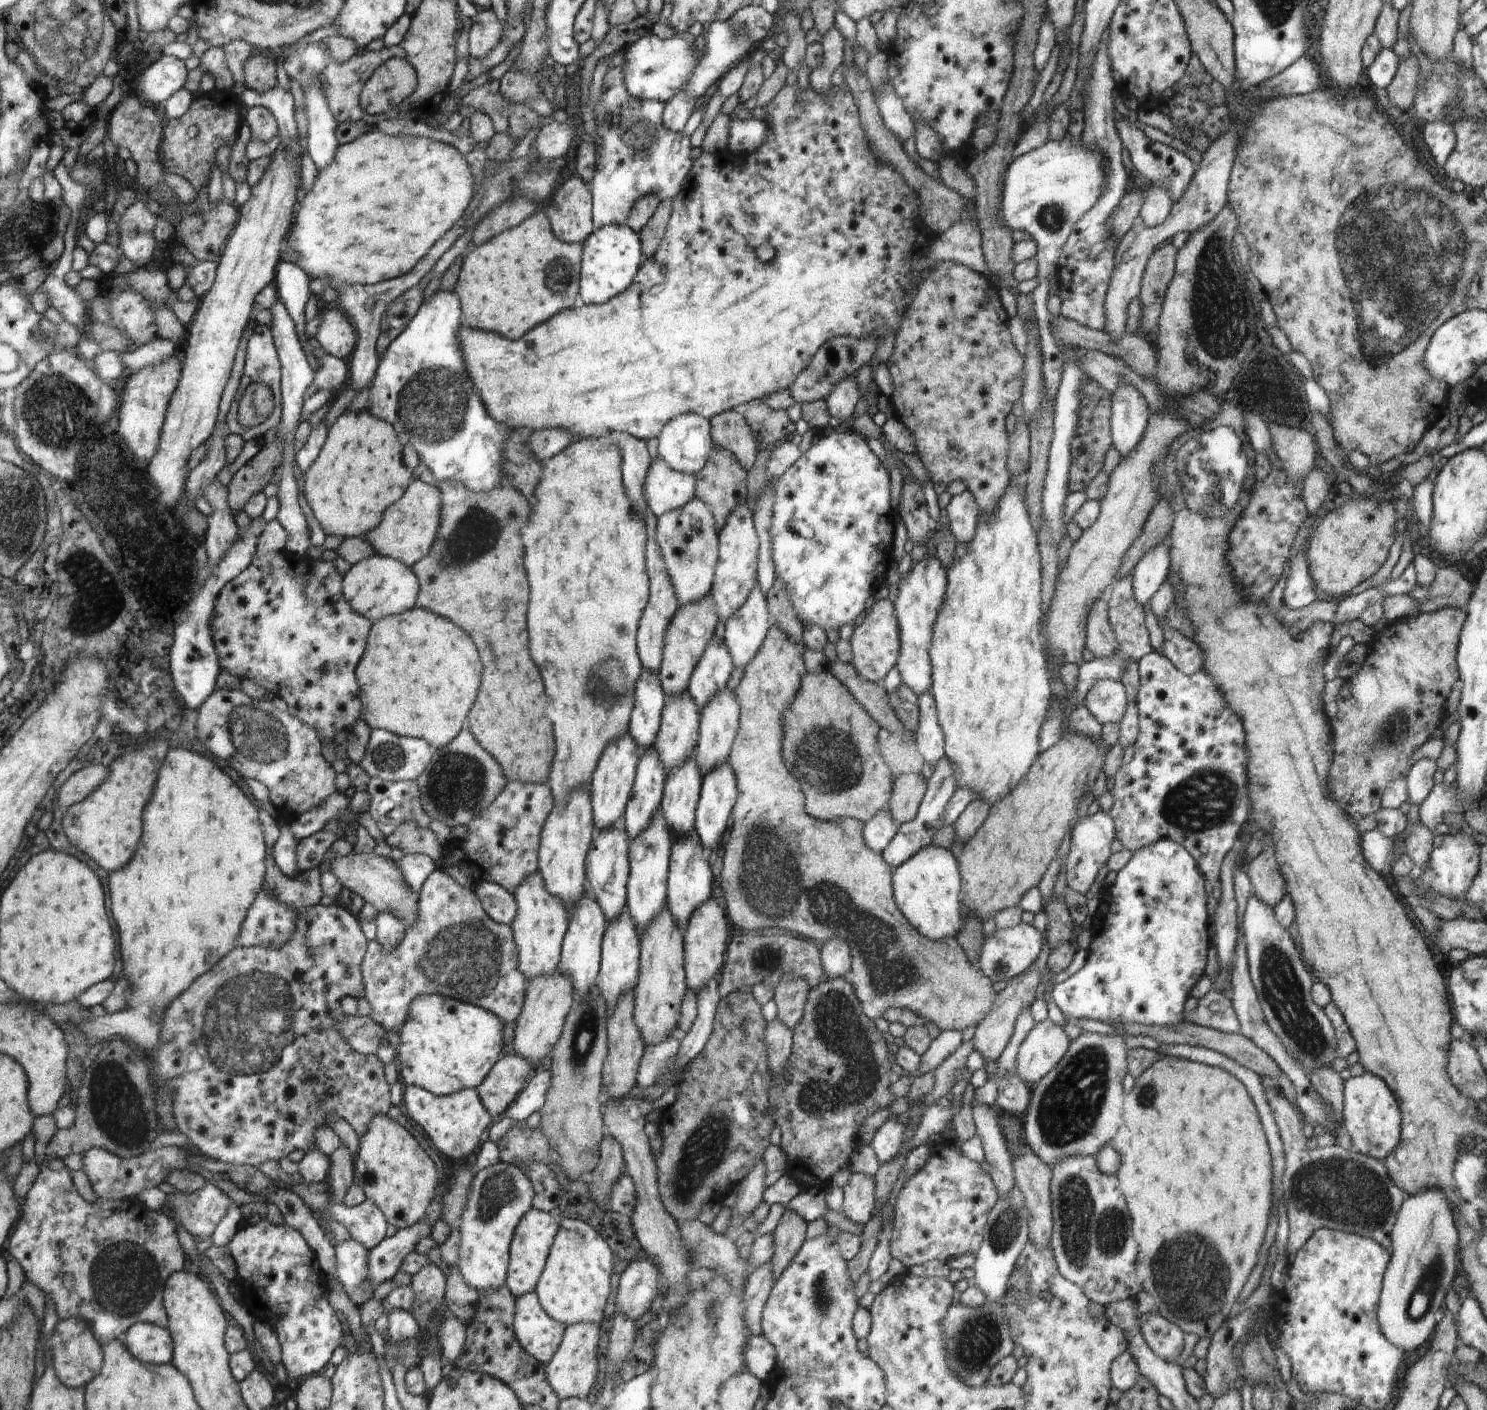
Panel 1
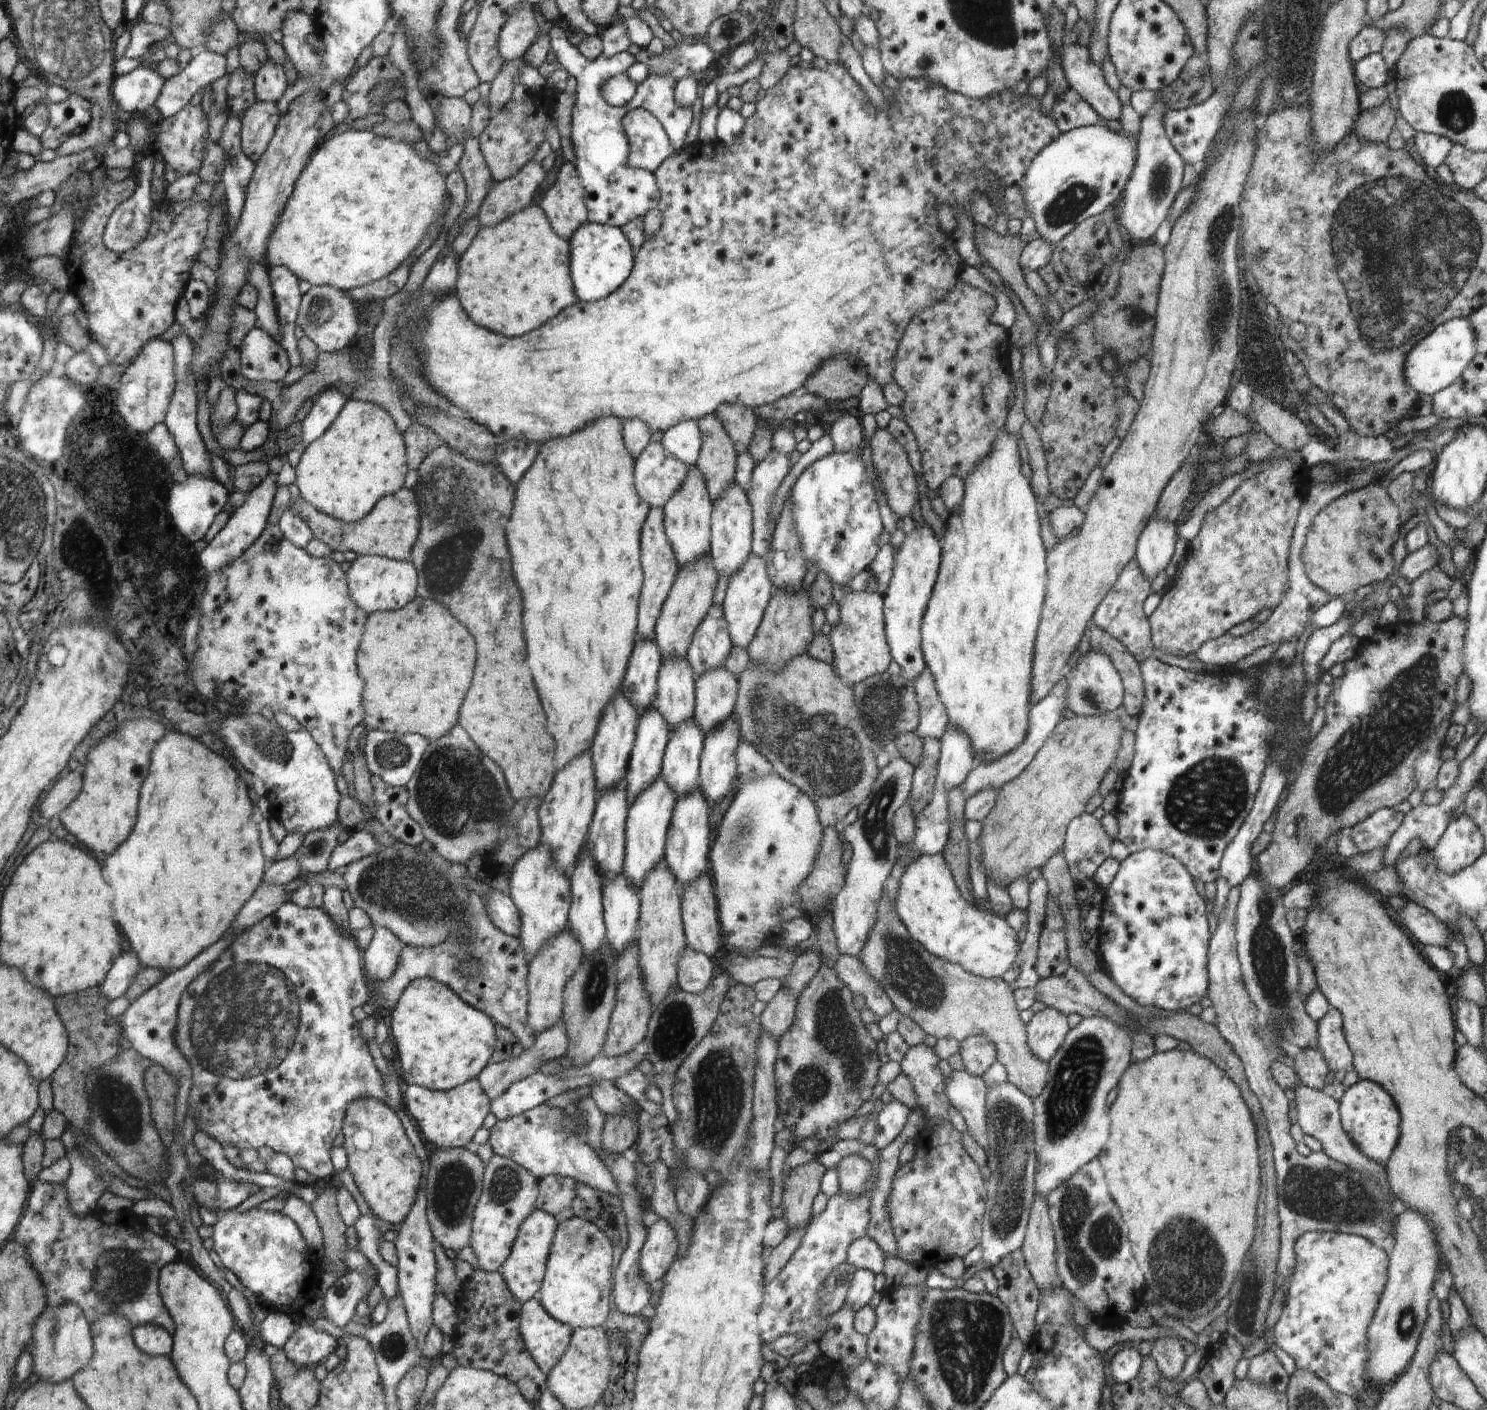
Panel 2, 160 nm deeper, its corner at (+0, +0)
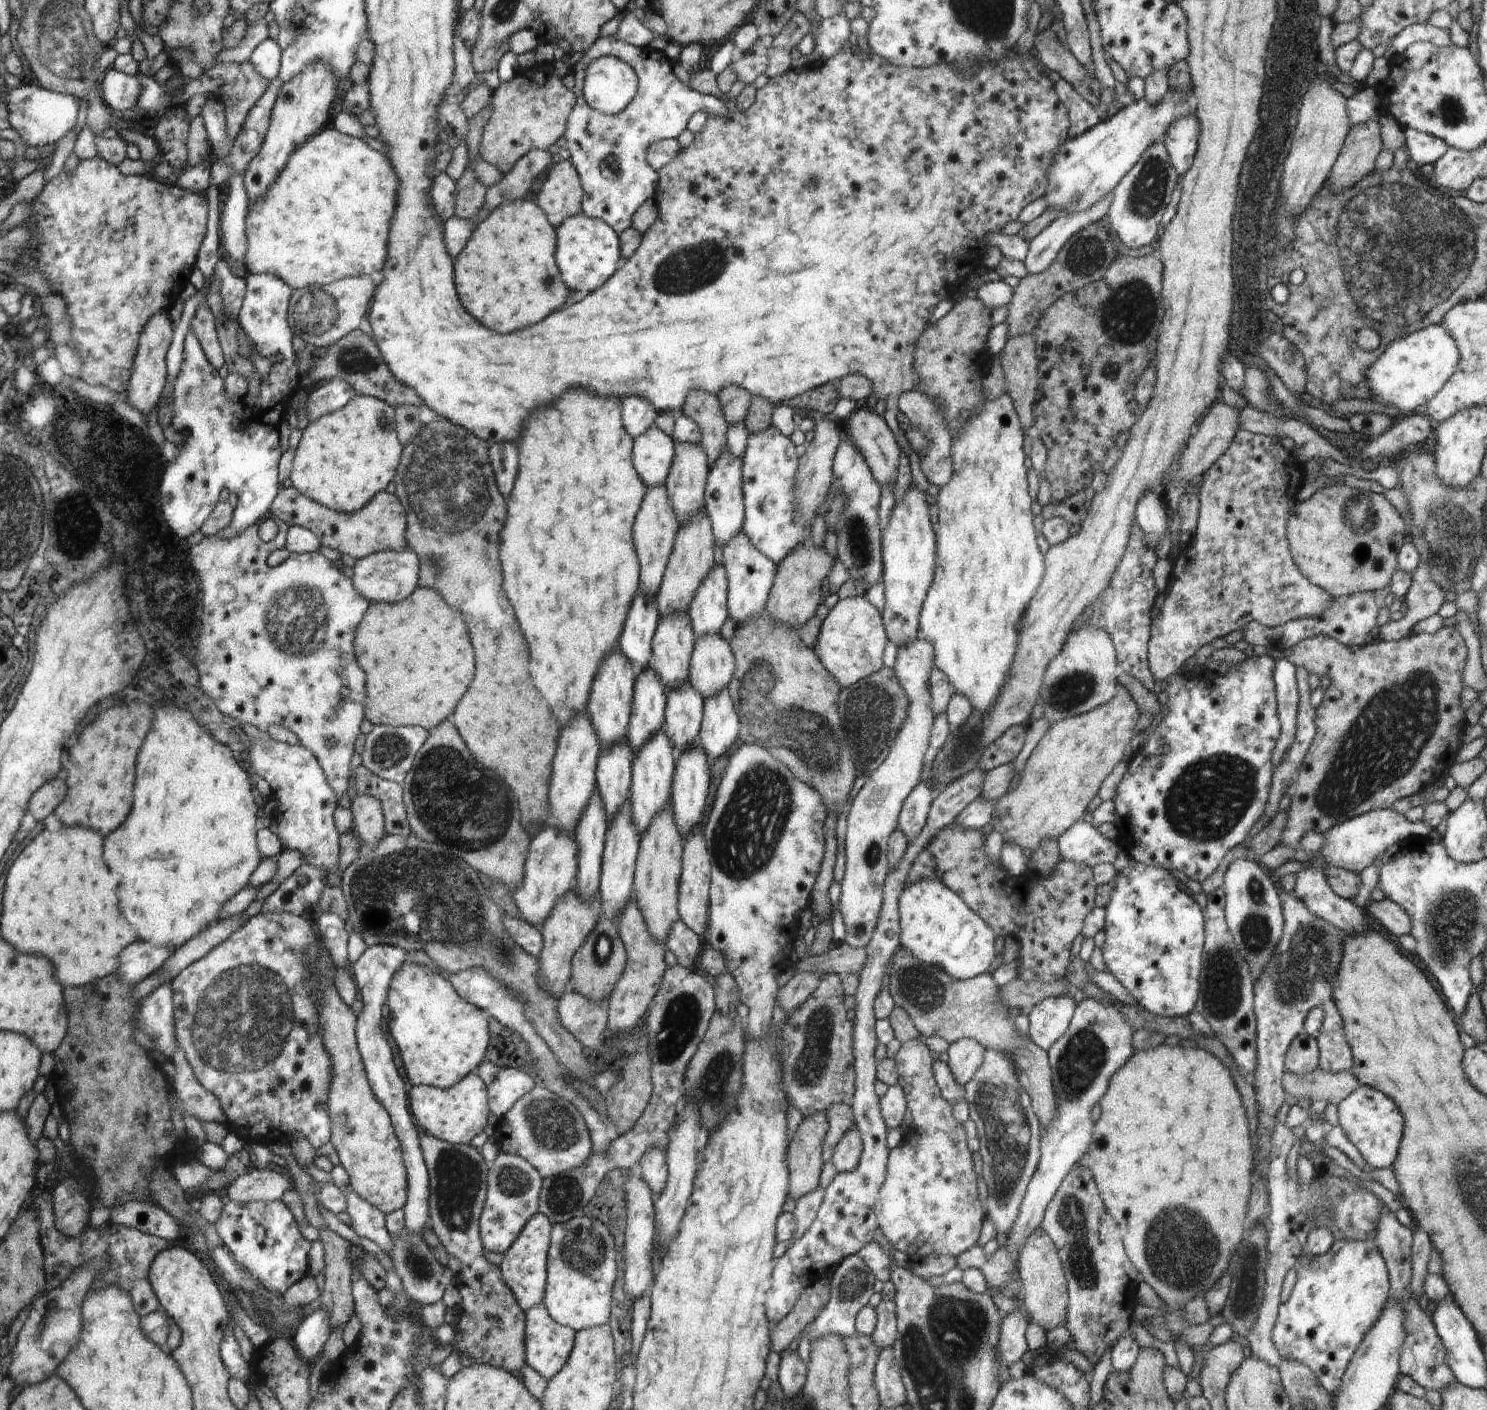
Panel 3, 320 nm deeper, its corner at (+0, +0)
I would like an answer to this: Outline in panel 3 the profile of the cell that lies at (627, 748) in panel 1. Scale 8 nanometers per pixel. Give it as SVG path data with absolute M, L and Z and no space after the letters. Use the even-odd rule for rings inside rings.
M620 651L616 652L616 656L612 656L612 660L608 660L608 664L604 664L604 672L600 672L600 680L596 680L596 692L592 692L592 708L587 708L586 712L599 734L602 749L615 746L626 739L637 678L634 664Z

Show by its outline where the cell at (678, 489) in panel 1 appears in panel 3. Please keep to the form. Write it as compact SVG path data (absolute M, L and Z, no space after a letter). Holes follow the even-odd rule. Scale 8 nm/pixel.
M655 423L649 426L646 432L634 438L634 465L636 472L642 477L647 487L664 486L675 458L674 438L666 435L656 427Z

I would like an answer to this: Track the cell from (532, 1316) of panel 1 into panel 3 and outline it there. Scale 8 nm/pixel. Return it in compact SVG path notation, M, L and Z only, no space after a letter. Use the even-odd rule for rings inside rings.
M545 1305L526 1311L526 1364L547 1381L564 1368L574 1344L574 1329L558 1324Z

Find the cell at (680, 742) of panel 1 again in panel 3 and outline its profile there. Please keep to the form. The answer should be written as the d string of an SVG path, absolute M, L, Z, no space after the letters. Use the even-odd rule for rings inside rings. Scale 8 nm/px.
M687 612L659 617L652 637L649 666L659 673L660 680L663 680L668 688L667 691L674 687L683 686L684 683L688 682L691 656L692 652L694 652L695 643L695 631L691 627L691 617Z

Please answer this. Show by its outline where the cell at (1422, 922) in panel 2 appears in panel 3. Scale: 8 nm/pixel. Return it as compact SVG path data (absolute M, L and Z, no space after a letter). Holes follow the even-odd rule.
M1385 898L1381 901L1371 901L1366 905L1366 910L1372 916L1372 920L1376 920L1390 934L1397 937L1409 934L1411 920L1399 904Z

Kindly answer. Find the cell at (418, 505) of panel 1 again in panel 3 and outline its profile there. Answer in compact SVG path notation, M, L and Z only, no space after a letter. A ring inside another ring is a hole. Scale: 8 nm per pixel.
M294 487L281 488L270 508L270 515L290 527L301 526L311 530L322 545L334 548L341 554L353 556L357 560L380 551L404 551L408 548L406 510L394 494L386 491L376 494L360 511L348 514L328 508L311 497L304 496Z

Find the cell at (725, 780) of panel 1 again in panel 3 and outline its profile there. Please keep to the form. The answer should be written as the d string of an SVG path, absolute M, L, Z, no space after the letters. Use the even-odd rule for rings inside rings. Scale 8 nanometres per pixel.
M727 690L718 691L714 696L704 700L703 722L698 736L698 744L708 754L718 758L724 754L734 740L738 738L740 722L736 716L737 709Z

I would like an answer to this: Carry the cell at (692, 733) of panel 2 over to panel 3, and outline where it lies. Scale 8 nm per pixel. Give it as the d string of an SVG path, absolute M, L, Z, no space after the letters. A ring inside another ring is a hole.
M689 682L670 689L667 696L664 732L671 738L678 755L698 742L703 722L704 697Z

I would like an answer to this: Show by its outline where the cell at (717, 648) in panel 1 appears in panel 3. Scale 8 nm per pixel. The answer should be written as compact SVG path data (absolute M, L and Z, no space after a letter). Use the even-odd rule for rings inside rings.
M715 564L710 574L704 578L698 594L694 596L688 614L695 638L702 635L718 635L728 618L727 611L727 572L721 564Z

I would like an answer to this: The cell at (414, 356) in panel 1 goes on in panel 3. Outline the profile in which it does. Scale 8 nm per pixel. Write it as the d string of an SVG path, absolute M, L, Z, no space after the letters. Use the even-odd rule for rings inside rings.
M482 205L473 219L463 219L453 216L449 218L443 230L444 242L447 245L447 251L453 258L457 257L463 248L467 245L474 229L491 213L491 210Z

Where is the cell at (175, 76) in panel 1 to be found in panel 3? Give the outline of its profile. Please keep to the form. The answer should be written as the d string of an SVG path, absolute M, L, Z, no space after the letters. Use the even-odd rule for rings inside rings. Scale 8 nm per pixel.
M111 66L104 79L104 96L111 108L134 110L141 97L143 83L138 75L132 76Z

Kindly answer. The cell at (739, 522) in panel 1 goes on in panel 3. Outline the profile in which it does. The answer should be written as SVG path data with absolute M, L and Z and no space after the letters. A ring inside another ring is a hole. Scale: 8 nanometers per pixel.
M726 450L716 463L710 463L710 472L706 486L706 514L711 519L711 527L716 542L722 547L731 542L736 535L742 534L745 522L745 502L743 492L743 460Z

